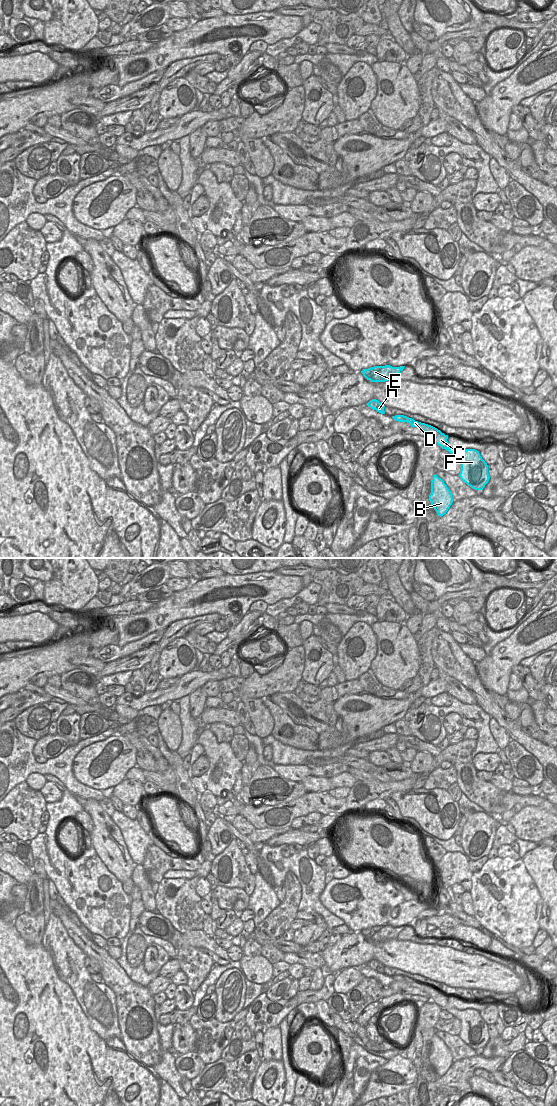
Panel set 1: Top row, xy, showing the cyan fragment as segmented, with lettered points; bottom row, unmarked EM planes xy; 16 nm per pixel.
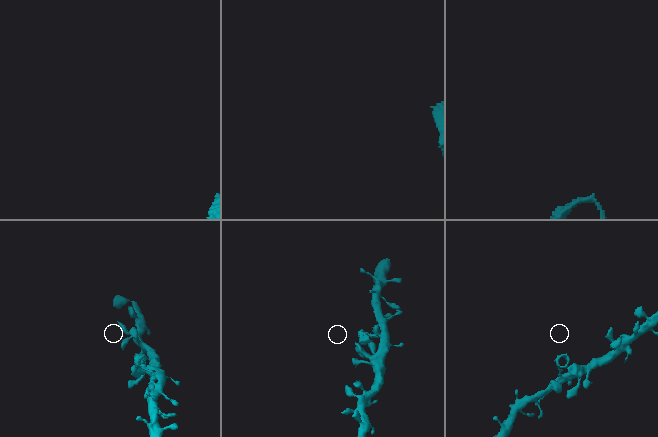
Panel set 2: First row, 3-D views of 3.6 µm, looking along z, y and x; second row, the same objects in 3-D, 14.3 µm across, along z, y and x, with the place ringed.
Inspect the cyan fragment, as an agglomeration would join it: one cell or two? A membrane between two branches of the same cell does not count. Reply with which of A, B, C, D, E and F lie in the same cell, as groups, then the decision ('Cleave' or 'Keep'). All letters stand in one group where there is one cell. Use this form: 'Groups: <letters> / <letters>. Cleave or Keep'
Groups: A C D E / B F. Cleave

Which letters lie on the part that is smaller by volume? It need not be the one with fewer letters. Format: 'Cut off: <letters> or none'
Cut off: A, C, D, E

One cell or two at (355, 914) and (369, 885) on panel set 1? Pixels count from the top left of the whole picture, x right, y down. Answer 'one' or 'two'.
one

